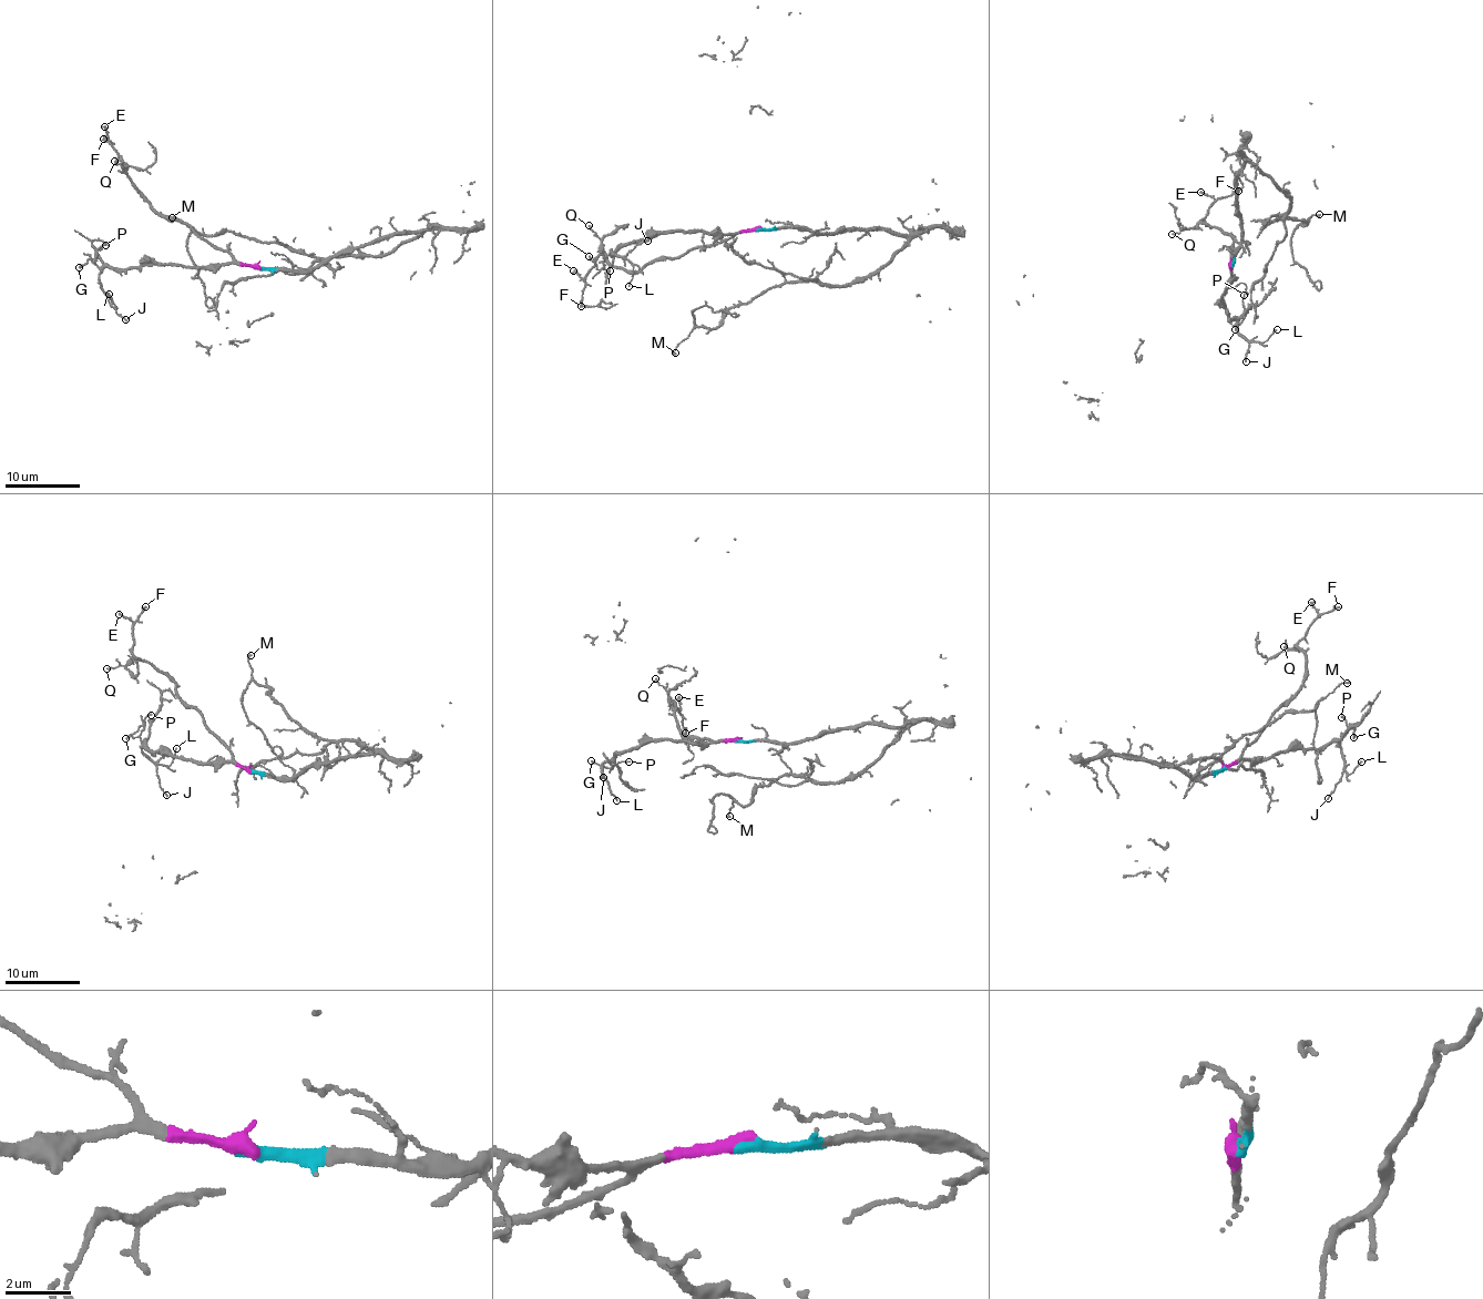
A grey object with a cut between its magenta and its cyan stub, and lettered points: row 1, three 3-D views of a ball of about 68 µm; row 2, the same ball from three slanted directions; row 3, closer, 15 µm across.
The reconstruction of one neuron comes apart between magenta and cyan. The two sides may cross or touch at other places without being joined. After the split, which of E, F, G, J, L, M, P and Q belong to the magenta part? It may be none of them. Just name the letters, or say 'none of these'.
E, F, G, J, L, P, Q

